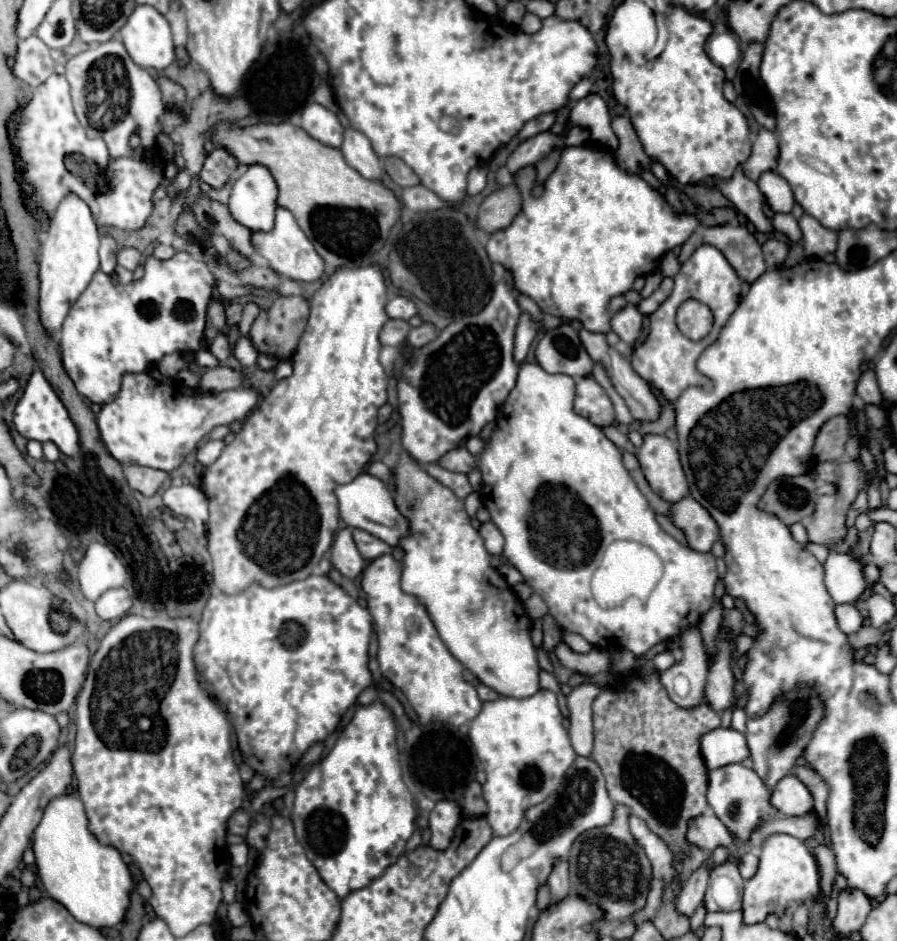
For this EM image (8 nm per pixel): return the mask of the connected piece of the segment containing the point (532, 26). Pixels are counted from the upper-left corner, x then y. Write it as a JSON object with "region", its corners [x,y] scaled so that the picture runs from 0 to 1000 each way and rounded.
{"region":[[[585,15],[583,21],[581,21],[581,26],[579,26],[579,30],[581,30],[585,36],[596,36],[596,34],[601,34],[601,30],[603,30],[603,21],[601,21],[599,17]]]}

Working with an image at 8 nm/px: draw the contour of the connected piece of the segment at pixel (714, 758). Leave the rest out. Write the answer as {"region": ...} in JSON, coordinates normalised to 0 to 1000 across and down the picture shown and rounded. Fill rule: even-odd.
{"region":[[[799,774],[781,782],[781,803],[788,818],[797,818],[808,812],[826,810],[833,806],[831,782],[817,774]]]}

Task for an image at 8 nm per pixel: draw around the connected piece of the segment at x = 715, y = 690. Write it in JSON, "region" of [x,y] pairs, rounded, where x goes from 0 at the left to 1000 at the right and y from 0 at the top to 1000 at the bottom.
{"region":[[[802,682],[802,693],[790,710],[786,744],[802,759],[817,752],[819,721],[815,714],[815,708],[813,708],[813,684],[808,684],[808,682]]]}

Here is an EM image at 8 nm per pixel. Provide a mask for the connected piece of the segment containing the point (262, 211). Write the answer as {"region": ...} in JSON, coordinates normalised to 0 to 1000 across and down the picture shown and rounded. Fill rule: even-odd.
{"region":[[[278,176],[260,196],[255,210],[258,230],[282,247],[302,247],[309,223],[309,196],[298,179]]]}

